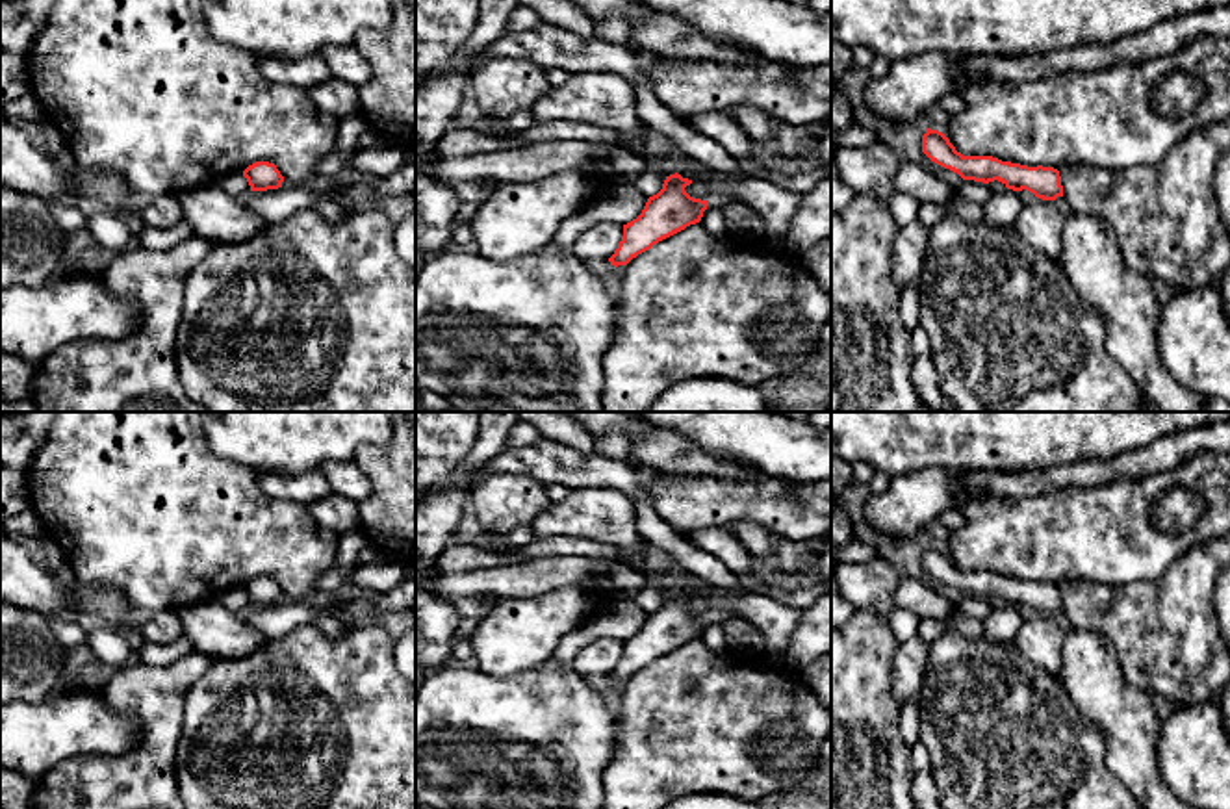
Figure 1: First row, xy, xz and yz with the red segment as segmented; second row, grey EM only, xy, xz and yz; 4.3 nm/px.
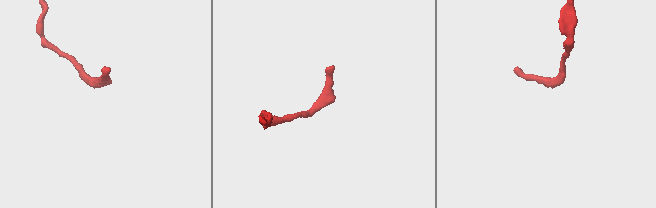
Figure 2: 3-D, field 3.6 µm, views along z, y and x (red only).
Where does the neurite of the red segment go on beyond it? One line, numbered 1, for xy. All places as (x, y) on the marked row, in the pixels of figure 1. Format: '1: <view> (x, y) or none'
1: none

